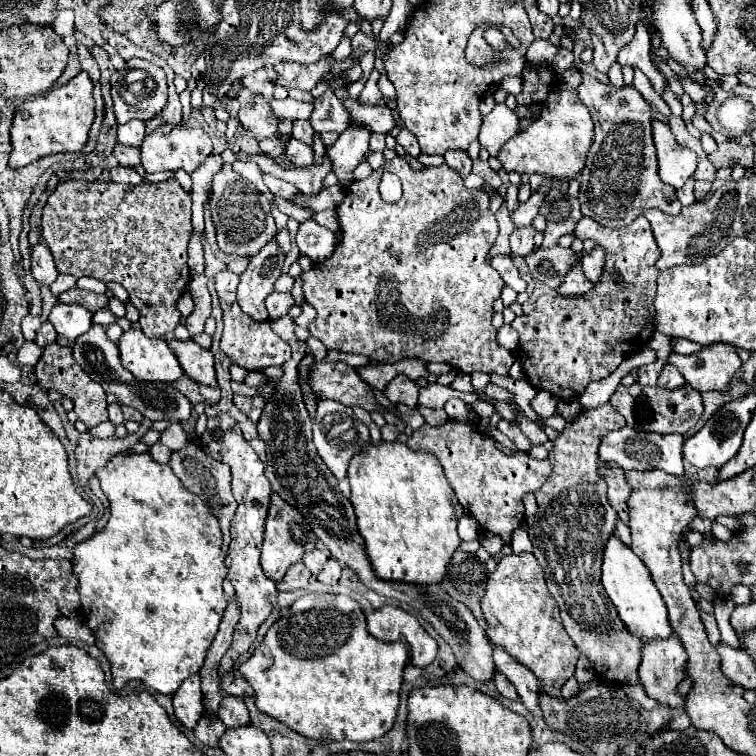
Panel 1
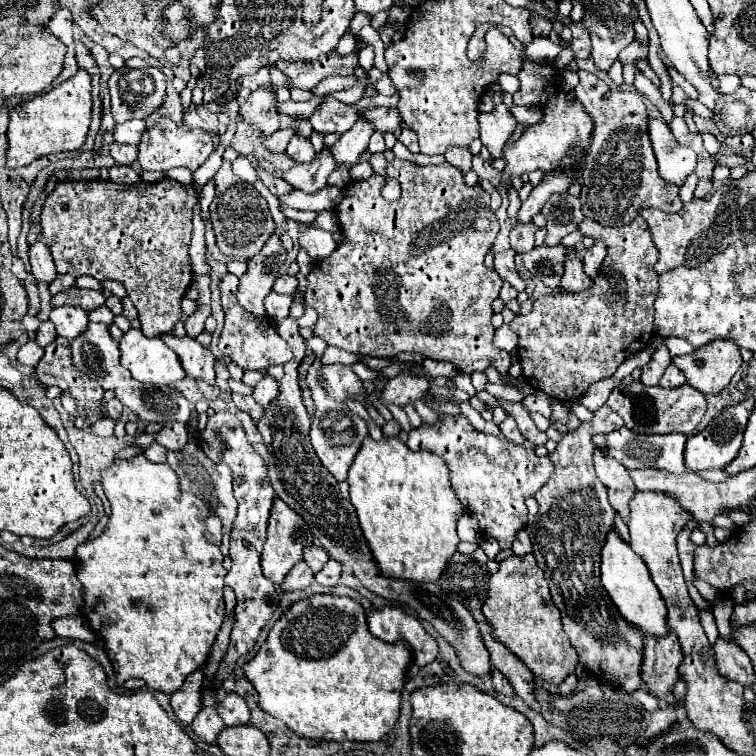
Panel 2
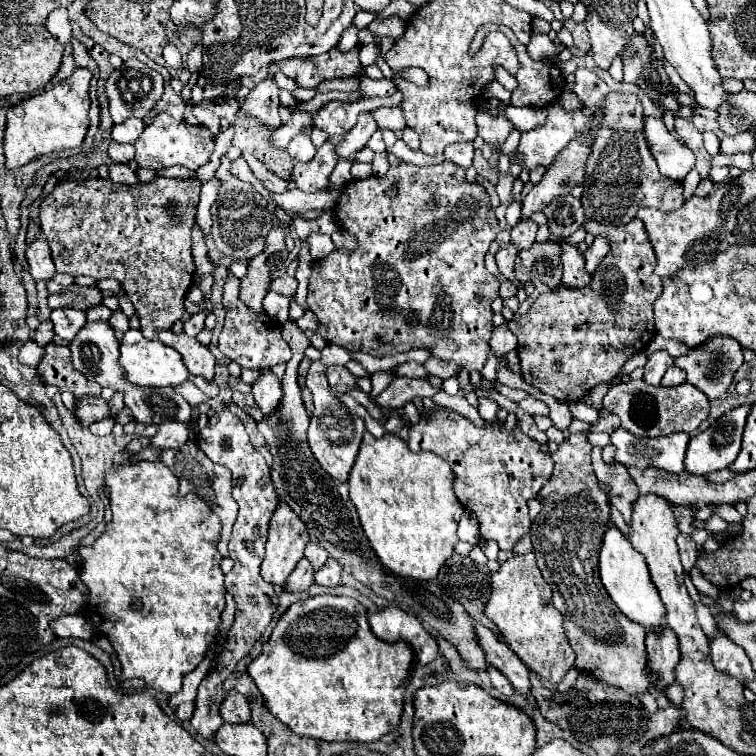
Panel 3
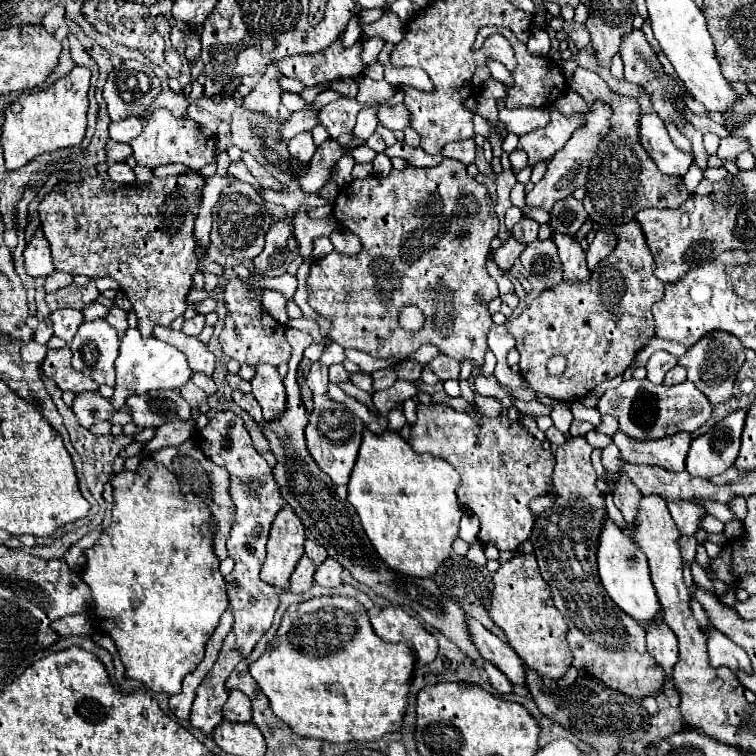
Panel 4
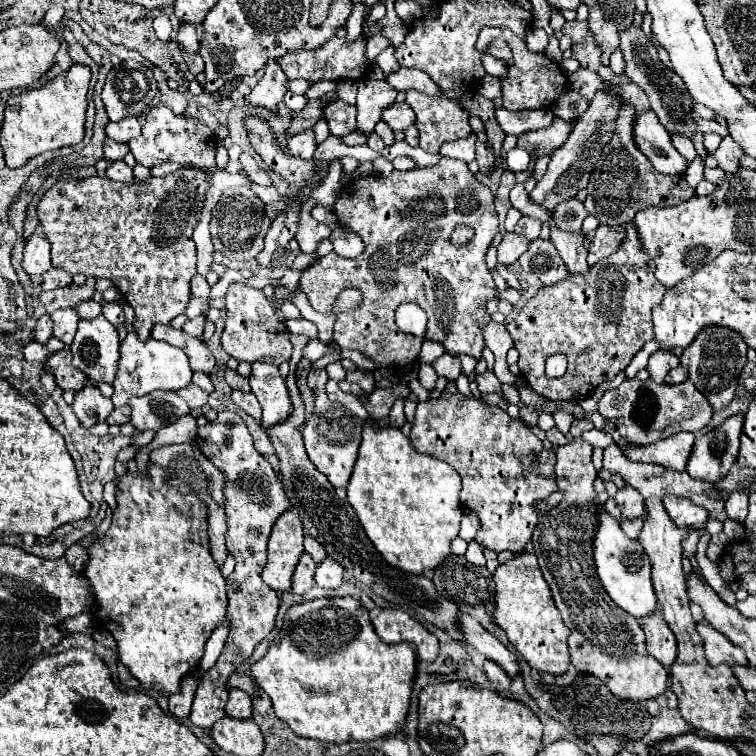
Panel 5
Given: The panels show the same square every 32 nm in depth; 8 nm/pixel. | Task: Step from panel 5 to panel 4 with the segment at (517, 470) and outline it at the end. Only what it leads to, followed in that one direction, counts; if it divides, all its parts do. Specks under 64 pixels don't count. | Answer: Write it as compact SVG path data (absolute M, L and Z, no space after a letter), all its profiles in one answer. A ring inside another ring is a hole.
M432 402L430 406L418 404L418 420L410 430L408 444L414 452L430 452L446 460L460 474L456 494L460 504L478 516L480 542L496 544L498 550L516 552L530 536L534 516L528 504L544 496L548 480L552 480L554 454L544 450L524 428L518 428L518 424L512 424L506 416L484 418L476 414L476 418L472 418L446 404Z

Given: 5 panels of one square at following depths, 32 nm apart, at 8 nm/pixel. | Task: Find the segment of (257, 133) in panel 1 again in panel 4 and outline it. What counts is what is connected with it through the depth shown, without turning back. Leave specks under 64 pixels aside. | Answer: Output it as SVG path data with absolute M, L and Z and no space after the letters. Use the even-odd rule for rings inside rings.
M270 64L266 68L264 78L254 86L254 90L244 98L244 108L250 112L256 112L260 116L270 118L270 122L280 122L278 108L280 108L280 94L282 88L278 84L280 70L276 64Z

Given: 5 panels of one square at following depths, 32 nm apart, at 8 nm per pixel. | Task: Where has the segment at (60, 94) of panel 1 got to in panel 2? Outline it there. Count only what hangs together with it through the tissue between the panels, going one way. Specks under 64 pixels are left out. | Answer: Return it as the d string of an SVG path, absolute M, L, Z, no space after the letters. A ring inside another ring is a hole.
M78 70L76 76L72 76L70 80L22 104L20 106L22 114L18 114L18 108L14 108L10 112L10 126L8 126L8 144L10 144L8 166L20 168L46 154L80 150L92 122L90 90L92 90L90 74L86 70Z

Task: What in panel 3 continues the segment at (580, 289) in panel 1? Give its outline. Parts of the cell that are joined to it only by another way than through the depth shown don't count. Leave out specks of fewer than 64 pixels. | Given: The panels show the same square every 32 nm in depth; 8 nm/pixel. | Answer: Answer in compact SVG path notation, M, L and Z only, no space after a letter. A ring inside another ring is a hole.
M560 240L562 246L562 266L564 266L564 276L562 276L562 286L566 288L584 288L590 284L590 276L584 272L584 258L576 246L566 244Z

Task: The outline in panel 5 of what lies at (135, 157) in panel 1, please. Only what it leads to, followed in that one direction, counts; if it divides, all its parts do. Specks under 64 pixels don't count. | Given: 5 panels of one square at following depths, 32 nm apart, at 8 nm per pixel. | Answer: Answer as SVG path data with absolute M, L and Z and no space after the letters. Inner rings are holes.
M110 138L104 140L104 156L106 156L106 160L110 160L110 162L122 160L128 152L130 152L128 144L120 144L120 142L114 142Z

